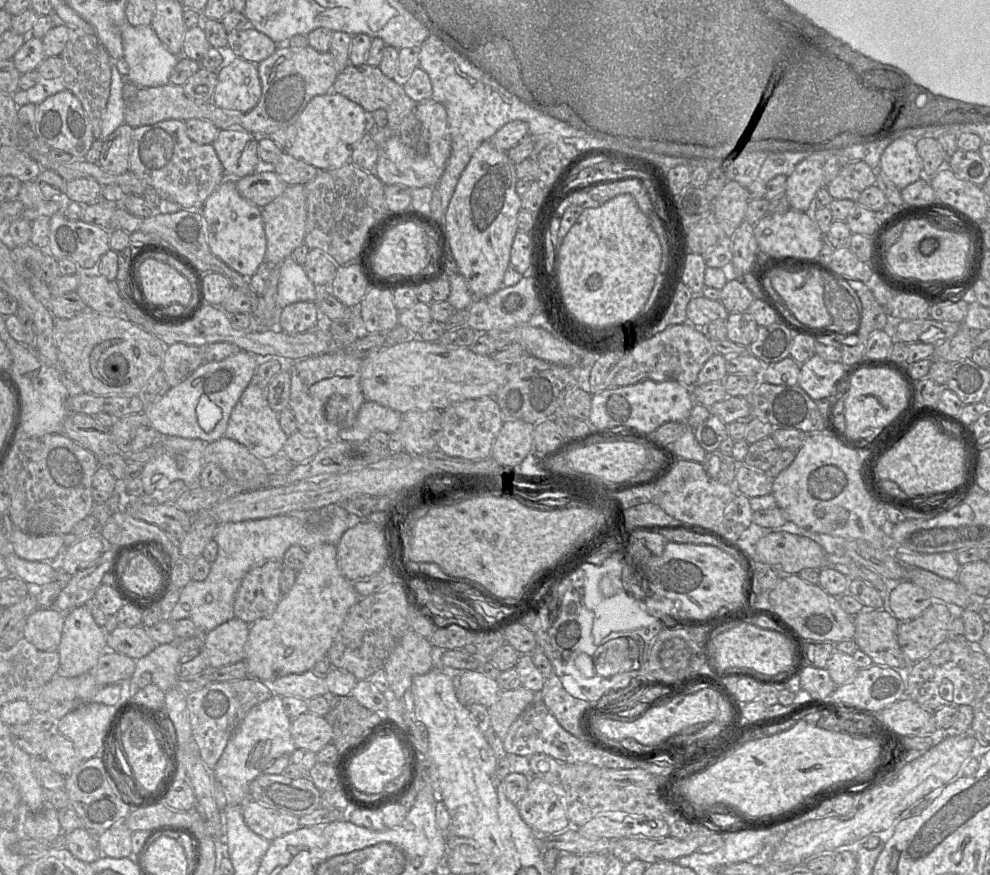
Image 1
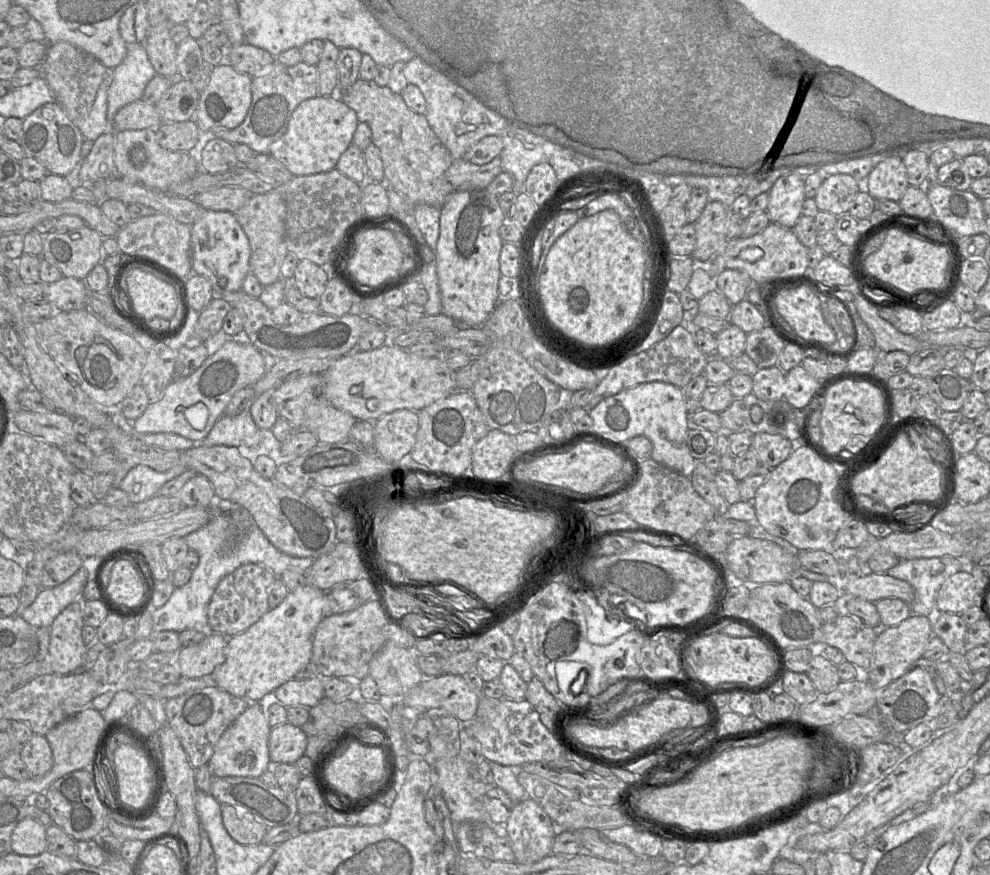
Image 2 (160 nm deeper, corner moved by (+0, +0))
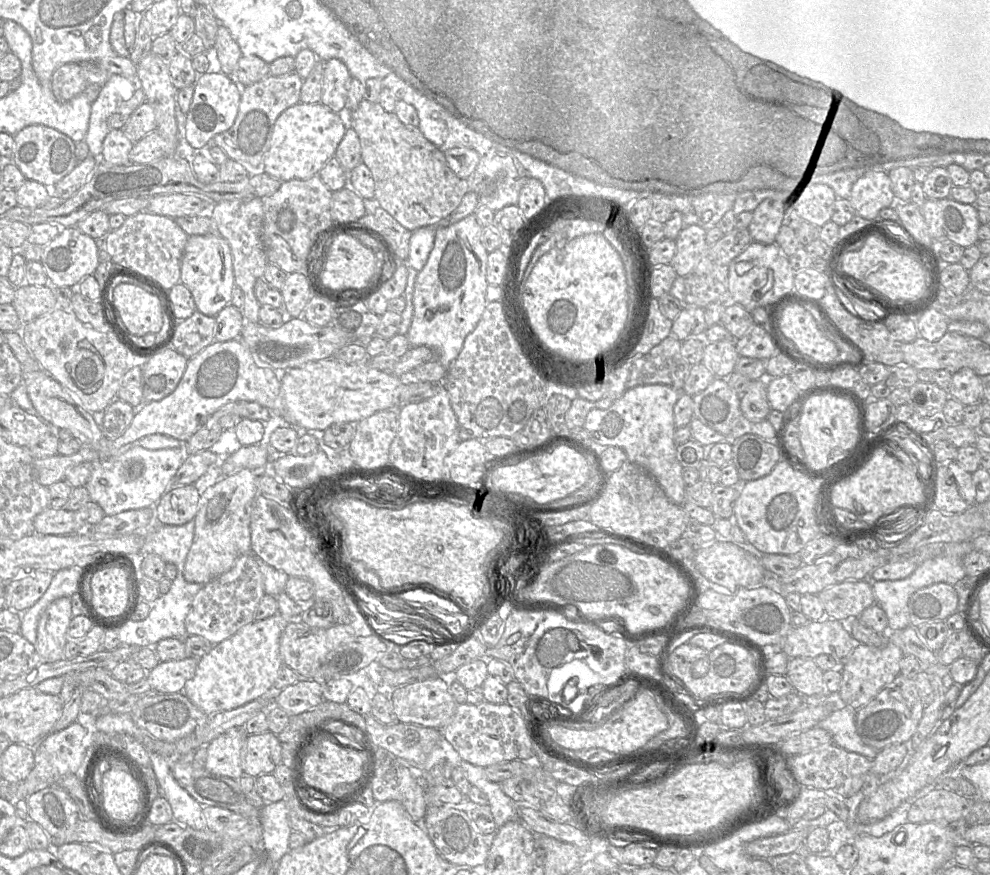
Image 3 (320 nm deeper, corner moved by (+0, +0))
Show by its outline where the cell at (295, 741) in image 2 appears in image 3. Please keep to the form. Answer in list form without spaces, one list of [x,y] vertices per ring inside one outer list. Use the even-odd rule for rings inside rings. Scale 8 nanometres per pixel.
[[[276,734],[248,735],[245,742],[244,775],[258,777],[272,773],[282,762],[282,746]]]

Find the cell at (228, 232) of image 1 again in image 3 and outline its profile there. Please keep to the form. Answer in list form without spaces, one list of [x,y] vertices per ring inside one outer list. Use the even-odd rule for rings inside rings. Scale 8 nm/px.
[[[216,232],[190,236],[181,261],[180,283],[191,292],[196,310],[204,315],[216,317],[223,308],[231,305],[236,283],[228,242]]]

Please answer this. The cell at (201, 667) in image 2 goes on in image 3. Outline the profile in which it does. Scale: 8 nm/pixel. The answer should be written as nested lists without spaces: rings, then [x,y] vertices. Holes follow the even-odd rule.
[[[189,656],[182,660],[160,661],[146,673],[153,691],[164,694],[181,692],[185,684],[194,677],[198,659]]]

